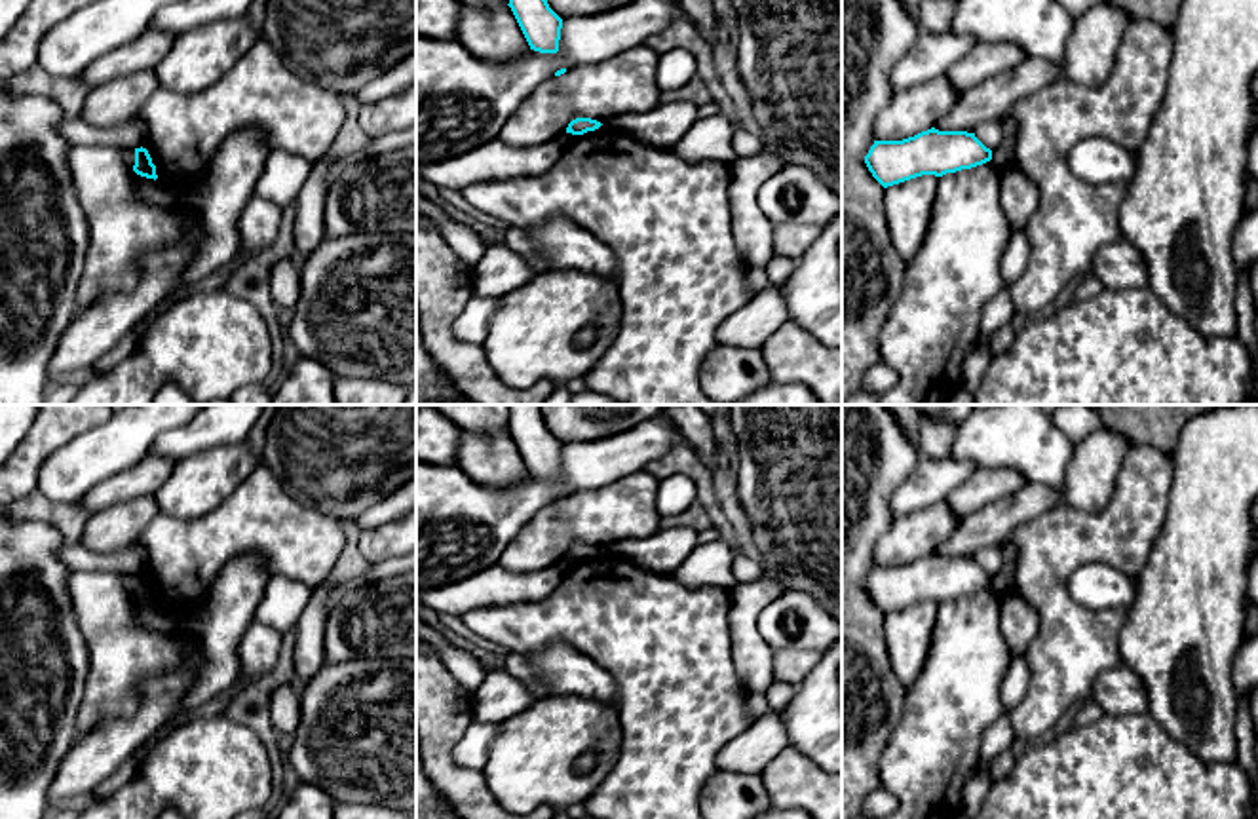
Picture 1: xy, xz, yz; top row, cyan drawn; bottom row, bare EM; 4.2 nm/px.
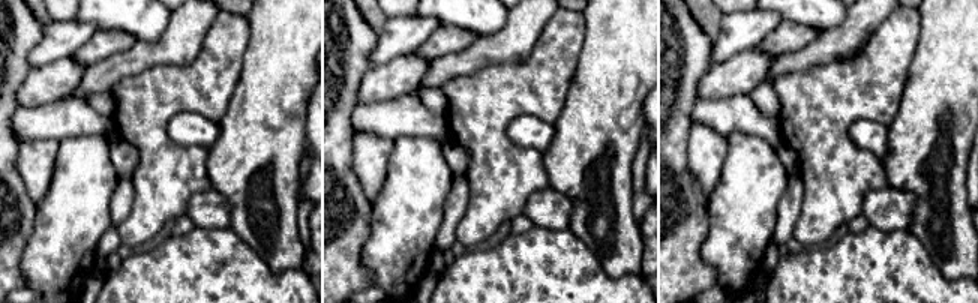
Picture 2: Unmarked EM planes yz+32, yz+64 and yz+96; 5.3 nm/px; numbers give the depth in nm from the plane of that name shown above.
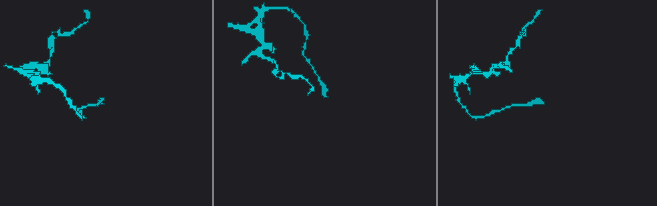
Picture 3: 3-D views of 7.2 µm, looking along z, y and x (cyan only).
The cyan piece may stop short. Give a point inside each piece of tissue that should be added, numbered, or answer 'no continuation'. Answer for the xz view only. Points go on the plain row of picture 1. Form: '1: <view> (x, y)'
no continuation

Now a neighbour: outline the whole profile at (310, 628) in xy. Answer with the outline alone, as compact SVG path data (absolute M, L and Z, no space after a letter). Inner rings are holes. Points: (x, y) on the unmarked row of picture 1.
M327 578L312 587L312 597L296 621L295 637L295 688L304 684L325 665L325 619L331 610L333 581Z

